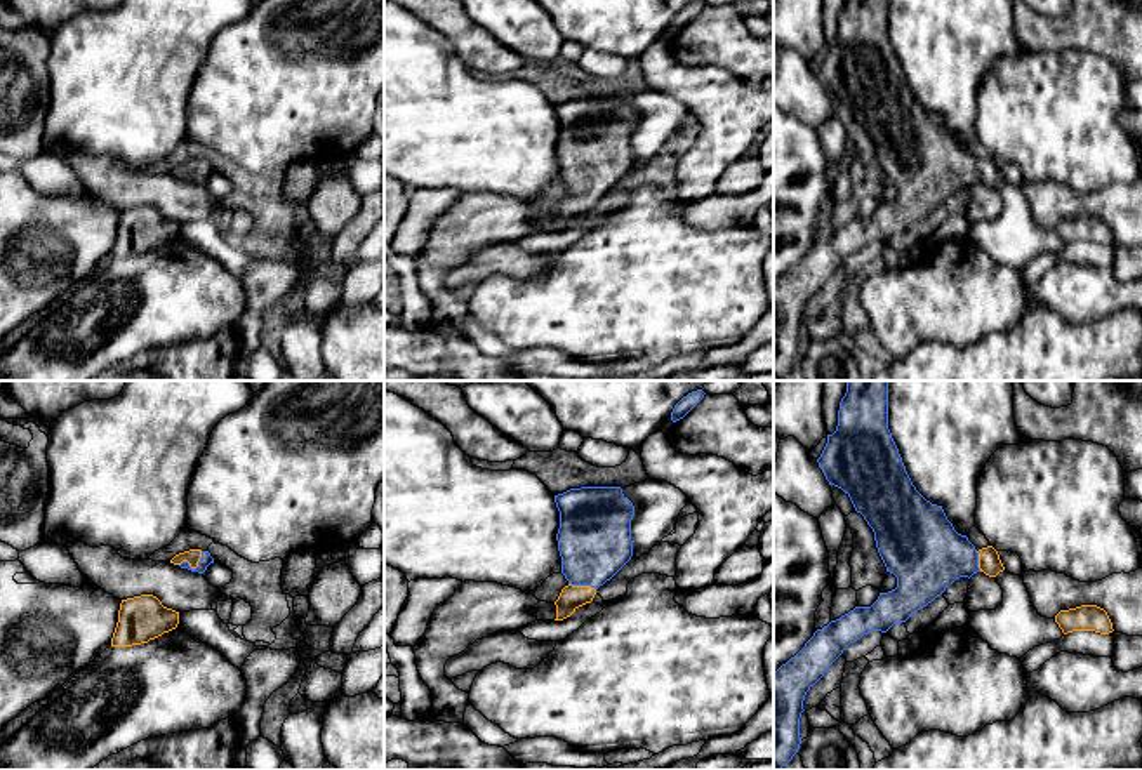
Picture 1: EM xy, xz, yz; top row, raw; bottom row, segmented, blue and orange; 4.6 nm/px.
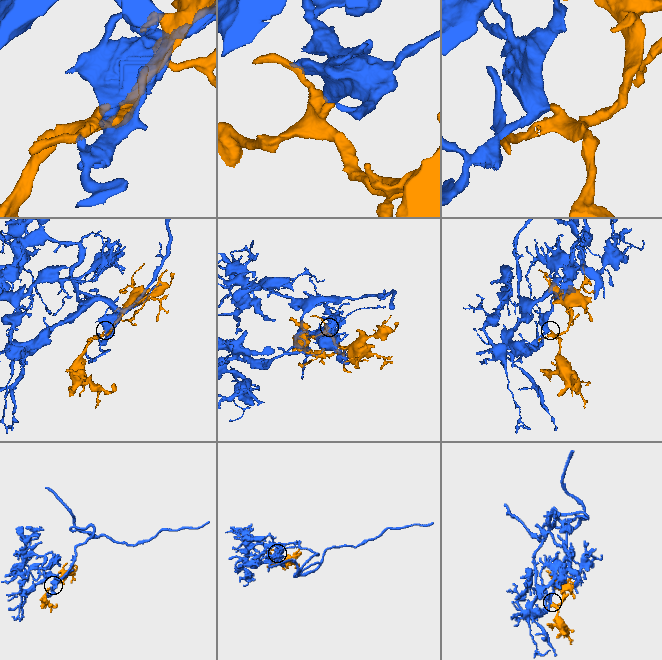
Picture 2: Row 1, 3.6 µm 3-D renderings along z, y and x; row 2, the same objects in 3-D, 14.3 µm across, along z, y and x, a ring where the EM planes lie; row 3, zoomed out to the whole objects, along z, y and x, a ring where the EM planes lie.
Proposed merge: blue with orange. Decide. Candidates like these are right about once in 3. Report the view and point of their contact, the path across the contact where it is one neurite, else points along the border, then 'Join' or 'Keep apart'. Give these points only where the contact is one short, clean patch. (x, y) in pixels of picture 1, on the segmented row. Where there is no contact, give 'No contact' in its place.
Touches blue at xy (197, 567). Join

